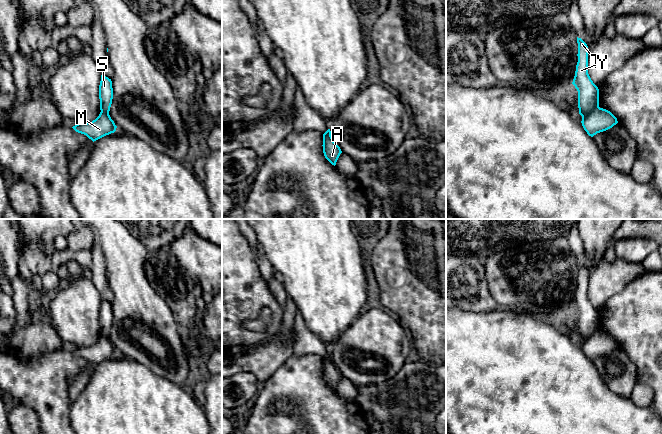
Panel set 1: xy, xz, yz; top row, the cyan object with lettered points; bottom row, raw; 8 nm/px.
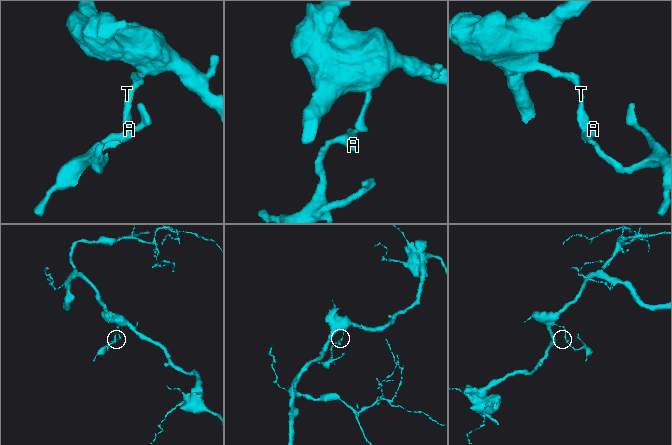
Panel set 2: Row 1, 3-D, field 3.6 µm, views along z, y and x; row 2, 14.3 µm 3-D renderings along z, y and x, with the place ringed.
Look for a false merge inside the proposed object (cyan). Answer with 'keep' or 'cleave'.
cleave

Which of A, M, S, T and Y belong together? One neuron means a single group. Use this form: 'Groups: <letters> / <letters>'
Groups: A M / S T Y

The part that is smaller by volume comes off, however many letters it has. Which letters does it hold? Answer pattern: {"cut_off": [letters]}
{"cut_off": ["A", "M"]}

